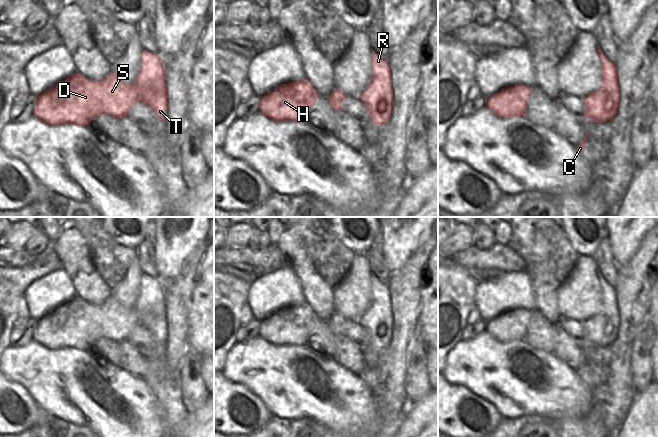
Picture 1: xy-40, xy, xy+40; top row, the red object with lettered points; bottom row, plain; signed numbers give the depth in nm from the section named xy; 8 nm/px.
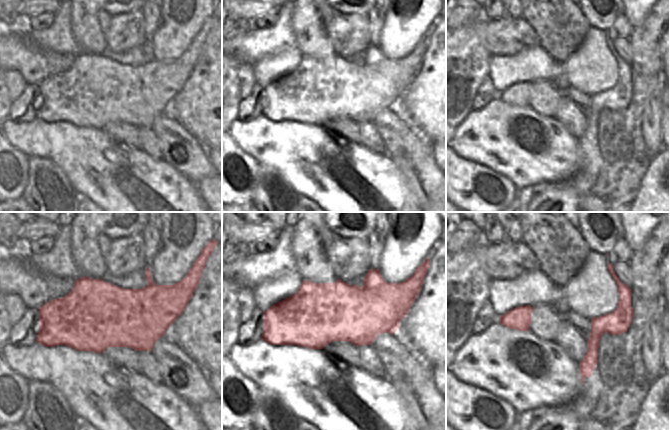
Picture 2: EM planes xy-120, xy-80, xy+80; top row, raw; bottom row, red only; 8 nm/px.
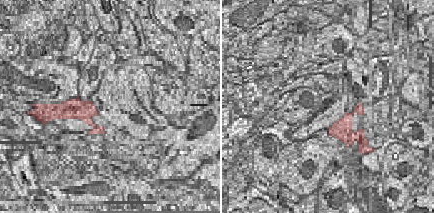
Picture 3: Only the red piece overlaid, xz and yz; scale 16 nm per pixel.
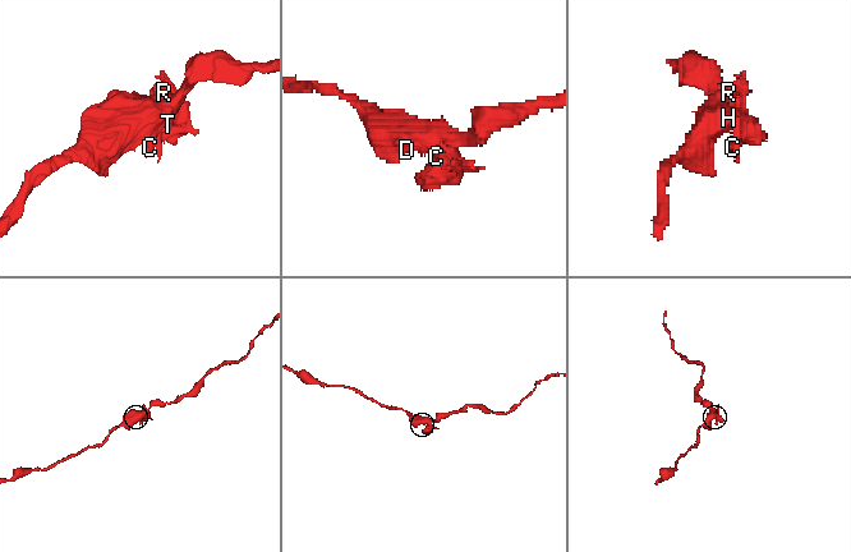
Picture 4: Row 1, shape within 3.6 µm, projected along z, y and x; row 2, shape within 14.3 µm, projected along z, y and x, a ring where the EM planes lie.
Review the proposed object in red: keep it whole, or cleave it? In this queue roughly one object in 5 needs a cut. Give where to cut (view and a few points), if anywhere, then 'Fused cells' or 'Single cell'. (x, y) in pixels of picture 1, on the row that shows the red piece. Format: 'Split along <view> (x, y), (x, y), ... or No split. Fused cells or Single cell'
Split along xy (387, 62), (387, 81), (379, 85), (370, 85). Fused cells.

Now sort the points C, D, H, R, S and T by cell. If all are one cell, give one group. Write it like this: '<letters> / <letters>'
C T / D H R S

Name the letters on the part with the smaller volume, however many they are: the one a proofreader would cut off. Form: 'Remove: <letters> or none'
Remove: C, T

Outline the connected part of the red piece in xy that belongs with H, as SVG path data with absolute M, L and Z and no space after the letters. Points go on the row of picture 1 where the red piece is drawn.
M306 78L280 84L259 98L259 112L276 121L307 122L318 93Z

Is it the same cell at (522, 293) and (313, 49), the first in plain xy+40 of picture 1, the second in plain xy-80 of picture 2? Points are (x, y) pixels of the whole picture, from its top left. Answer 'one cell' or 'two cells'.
two cells

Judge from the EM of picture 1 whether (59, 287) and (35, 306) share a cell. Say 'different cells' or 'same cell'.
same cell

